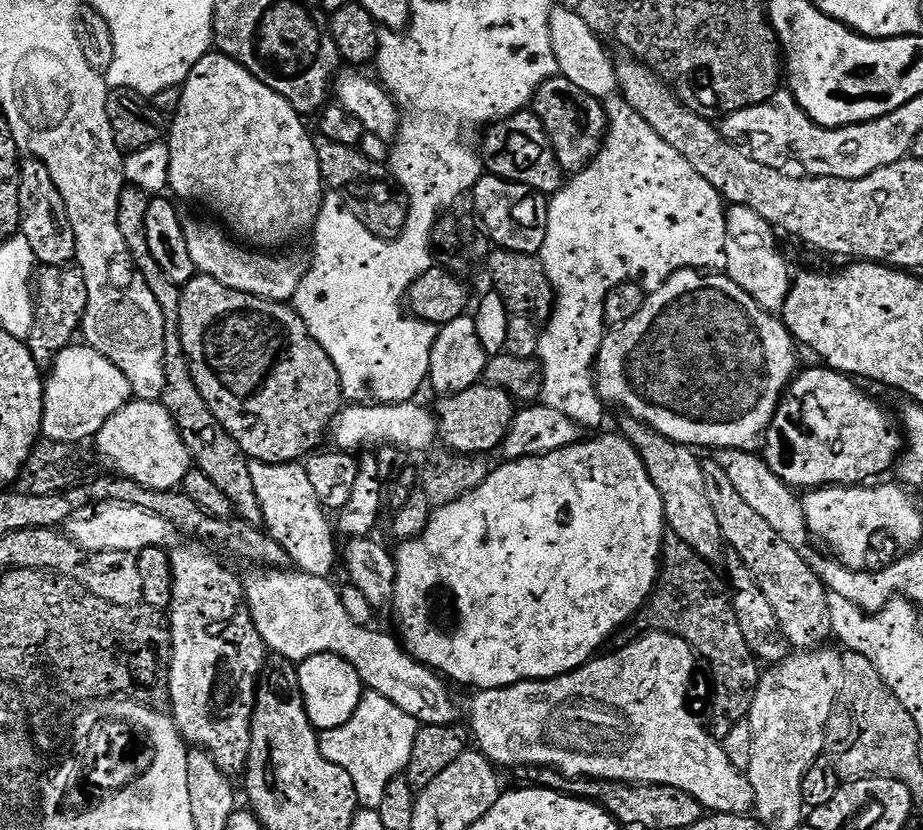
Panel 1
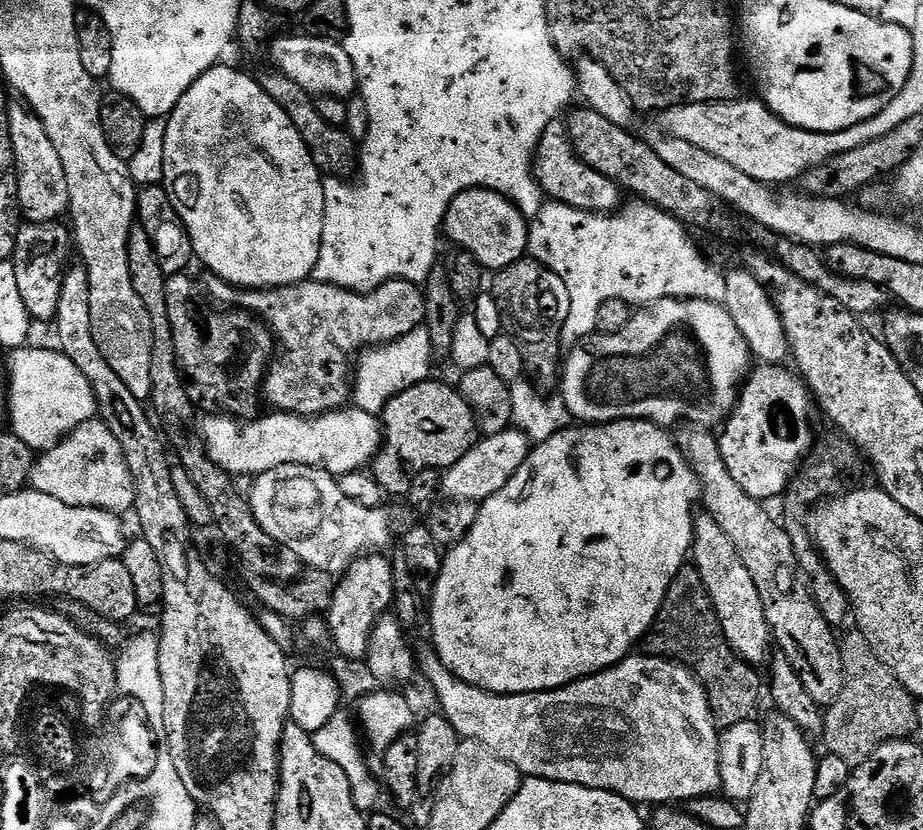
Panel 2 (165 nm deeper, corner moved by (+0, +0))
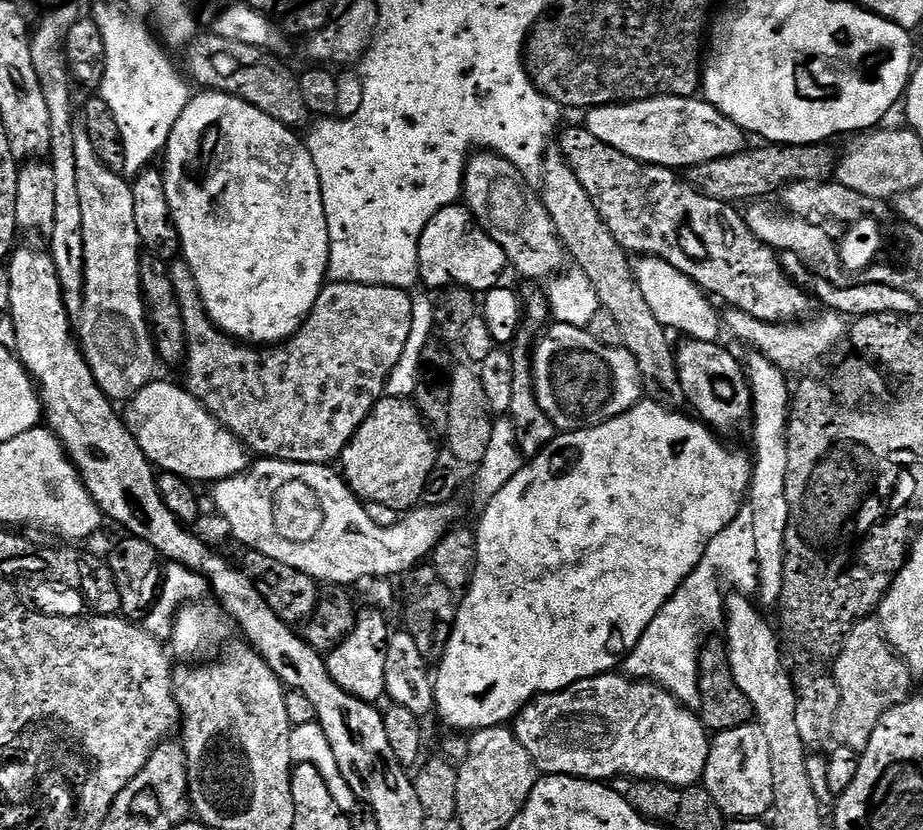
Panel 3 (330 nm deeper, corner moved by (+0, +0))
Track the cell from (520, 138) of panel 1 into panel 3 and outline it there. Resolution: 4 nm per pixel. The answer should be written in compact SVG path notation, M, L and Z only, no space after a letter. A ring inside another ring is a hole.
M586 126L566 128L558 136L560 153L566 158L574 174L578 174L578 182L582 182L586 194L590 194L590 202L598 206L602 222L606 222L610 234L614 234L625 252L657 256L659 260L674 266L674 270L689 276L709 297L717 301L725 300L725 305L742 310L762 322L796 322L809 315L809 293L785 274L780 267L780 257L776 249L763 244L754 235L743 215L739 211L736 213L732 209L735 207L729 201L703 196L679 171L657 164L644 164L614 150L614 146L606 146L606 142L598 142L598 138L594 138L594 134L590 134Z

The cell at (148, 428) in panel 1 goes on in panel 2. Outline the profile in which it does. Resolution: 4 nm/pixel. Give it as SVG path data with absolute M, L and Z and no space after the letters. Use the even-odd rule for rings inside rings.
M93 418L78 426L73 432L57 442L53 448L41 451L32 465L31 487L42 494L50 494L50 498L58 498L58 502L66 502L66 506L86 506L101 508L117 514L131 513L136 506L134 482L130 478L130 470L126 466L126 458L122 454L122 446L118 446L118 438L110 434L103 420Z

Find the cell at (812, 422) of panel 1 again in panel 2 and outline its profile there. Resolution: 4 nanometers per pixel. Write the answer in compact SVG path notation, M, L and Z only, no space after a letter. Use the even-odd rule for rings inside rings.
M761 363L759 366L753 367L749 371L741 389L740 395L736 401L736 407L724 421L722 427L719 429L718 435L720 437L720 449L722 450L722 458L726 461L726 466L730 470L730 475L738 481L738 486L742 486L742 490L746 490L746 494L750 494L750 498L759 500L761 502L769 502L775 498L783 497L784 493L788 491L789 484L792 483L792 477L796 475L798 469L803 465L806 457L809 455L812 444L812 408L814 412L814 397L807 384L795 371L787 372L787 367L778 364Z

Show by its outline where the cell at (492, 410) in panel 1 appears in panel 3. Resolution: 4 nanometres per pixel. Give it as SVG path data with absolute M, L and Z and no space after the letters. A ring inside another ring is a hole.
M381 396L340 455L338 464L348 489L361 501L390 506L398 514L417 507L426 478L430 478L430 470L436 468L438 459L432 439L433 433L411 399Z

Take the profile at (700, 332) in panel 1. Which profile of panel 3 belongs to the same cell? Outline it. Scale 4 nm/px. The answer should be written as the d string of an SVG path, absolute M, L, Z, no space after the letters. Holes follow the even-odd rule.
M553 323L539 337L532 356L532 378L536 385L538 406L560 432L577 432L583 428L593 428L595 424L601 424L630 410L642 399L640 371L634 354L630 354L623 346L606 346L598 342L598 338L591 336L587 328L575 328L569 324Z

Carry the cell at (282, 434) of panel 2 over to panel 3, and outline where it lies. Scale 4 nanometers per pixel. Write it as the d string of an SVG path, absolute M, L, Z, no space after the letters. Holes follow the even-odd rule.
M153 379L152 383L147 384L137 396L133 396L130 403L125 407L129 408L123 409L122 412L124 423L128 425L128 429L134 434L138 446L142 446L148 461L160 472L173 472L176 476L181 476L189 482L197 482L196 480L208 480L207 482L225 480L231 476L236 476L249 467L249 453L229 428L223 428L197 402L196 397L189 394L187 388L179 383L176 383L177 385L171 384L168 380L160 379Z

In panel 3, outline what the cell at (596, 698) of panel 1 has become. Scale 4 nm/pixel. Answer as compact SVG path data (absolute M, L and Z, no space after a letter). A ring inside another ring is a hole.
M611 671L586 678L524 705L514 718L514 731L537 769L549 776L575 776L577 780L597 782L631 776L634 780L657 780L659 784L672 784L676 788L699 785L704 779L710 743L710 733L699 715L658 684L634 680L627 674L616 675Z

